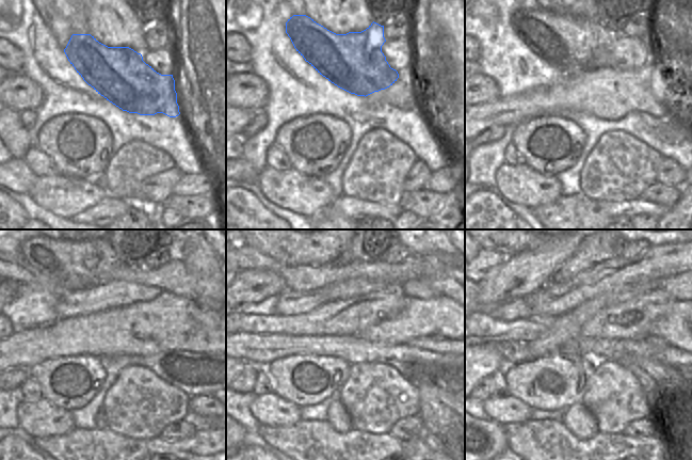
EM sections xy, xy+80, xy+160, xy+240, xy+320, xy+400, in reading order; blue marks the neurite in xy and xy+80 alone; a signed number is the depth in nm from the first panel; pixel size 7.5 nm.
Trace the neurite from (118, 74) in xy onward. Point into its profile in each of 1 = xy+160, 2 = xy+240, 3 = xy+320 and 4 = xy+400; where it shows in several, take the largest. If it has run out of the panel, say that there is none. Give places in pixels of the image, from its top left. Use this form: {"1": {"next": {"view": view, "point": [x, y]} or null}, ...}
{"1": {"next": {"view": "xy+160", "point": [566, 43]}}, "2": {"next": {"view": "xy+240", "point": [77, 264]}}, "3": {"next": {"view": "xy+320", "point": [292, 251]}}, "4": {"next": {"view": "xy+400", "point": [509, 251]}}}

